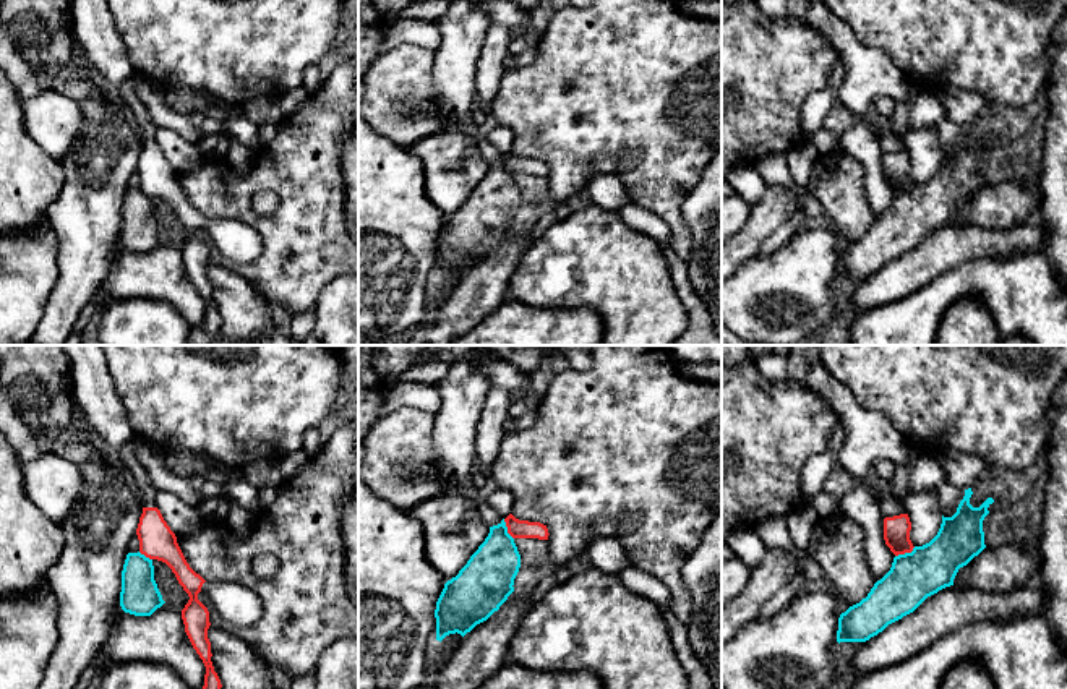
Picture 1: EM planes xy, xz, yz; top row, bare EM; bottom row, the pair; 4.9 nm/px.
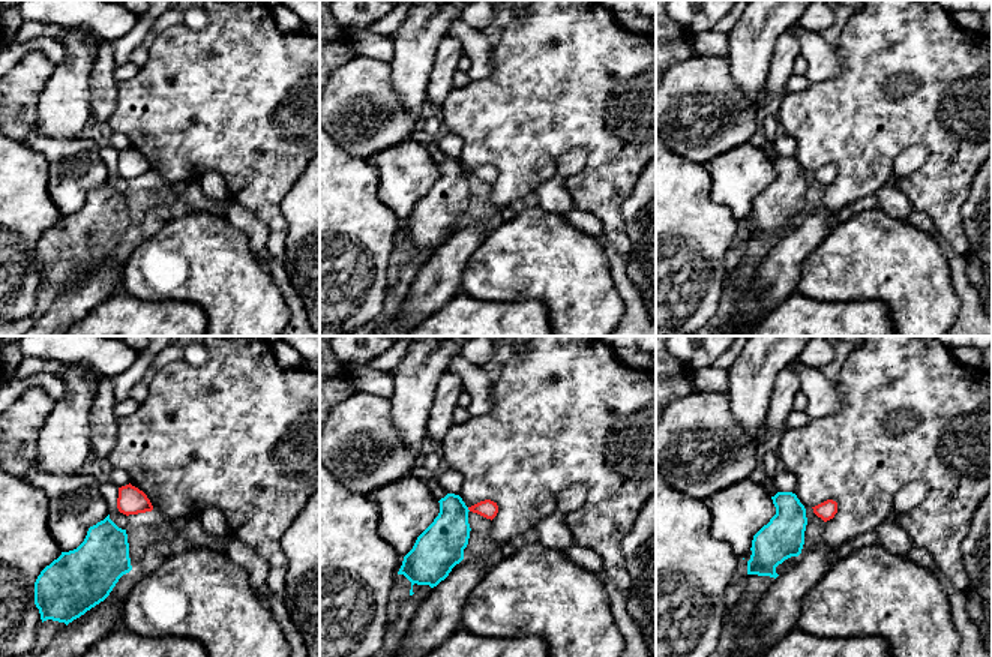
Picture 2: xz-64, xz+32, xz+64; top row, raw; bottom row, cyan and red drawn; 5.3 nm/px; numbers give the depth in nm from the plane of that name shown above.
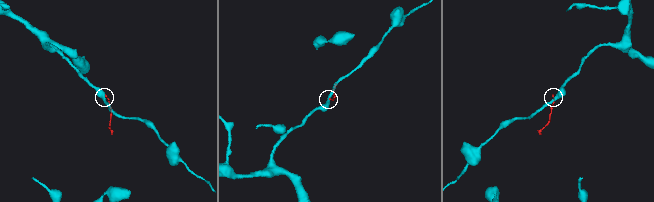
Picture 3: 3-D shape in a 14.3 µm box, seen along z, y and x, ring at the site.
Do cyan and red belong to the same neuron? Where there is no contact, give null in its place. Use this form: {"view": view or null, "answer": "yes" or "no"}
{"view": "yz", "answer": "no"}

